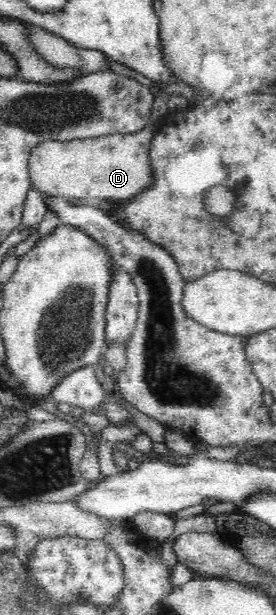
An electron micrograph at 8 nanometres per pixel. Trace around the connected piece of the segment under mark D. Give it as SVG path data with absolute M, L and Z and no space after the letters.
M170 81L165 89L162 89L160 95L155 96L154 105L152 105L152 115L150 115L150 123L132 134L114 134L104 135L94 139L77 139L69 142L54 142L48 140L38 143L35 148L32 148L29 155L28 169L31 177L32 185L45 195L60 196L66 199L76 197L78 199L87 198L94 199L99 197L102 200L112 201L112 203L124 203L127 199L134 198L136 194L144 191L148 186L151 186L153 177L151 176L151 163L149 162L149 147L153 140L153 135L156 135L156 127L159 120L164 115L167 115L167 101L172 95L182 95L186 97L190 103L199 104L204 100L204 93L196 93L190 85L186 85L184 81Z

